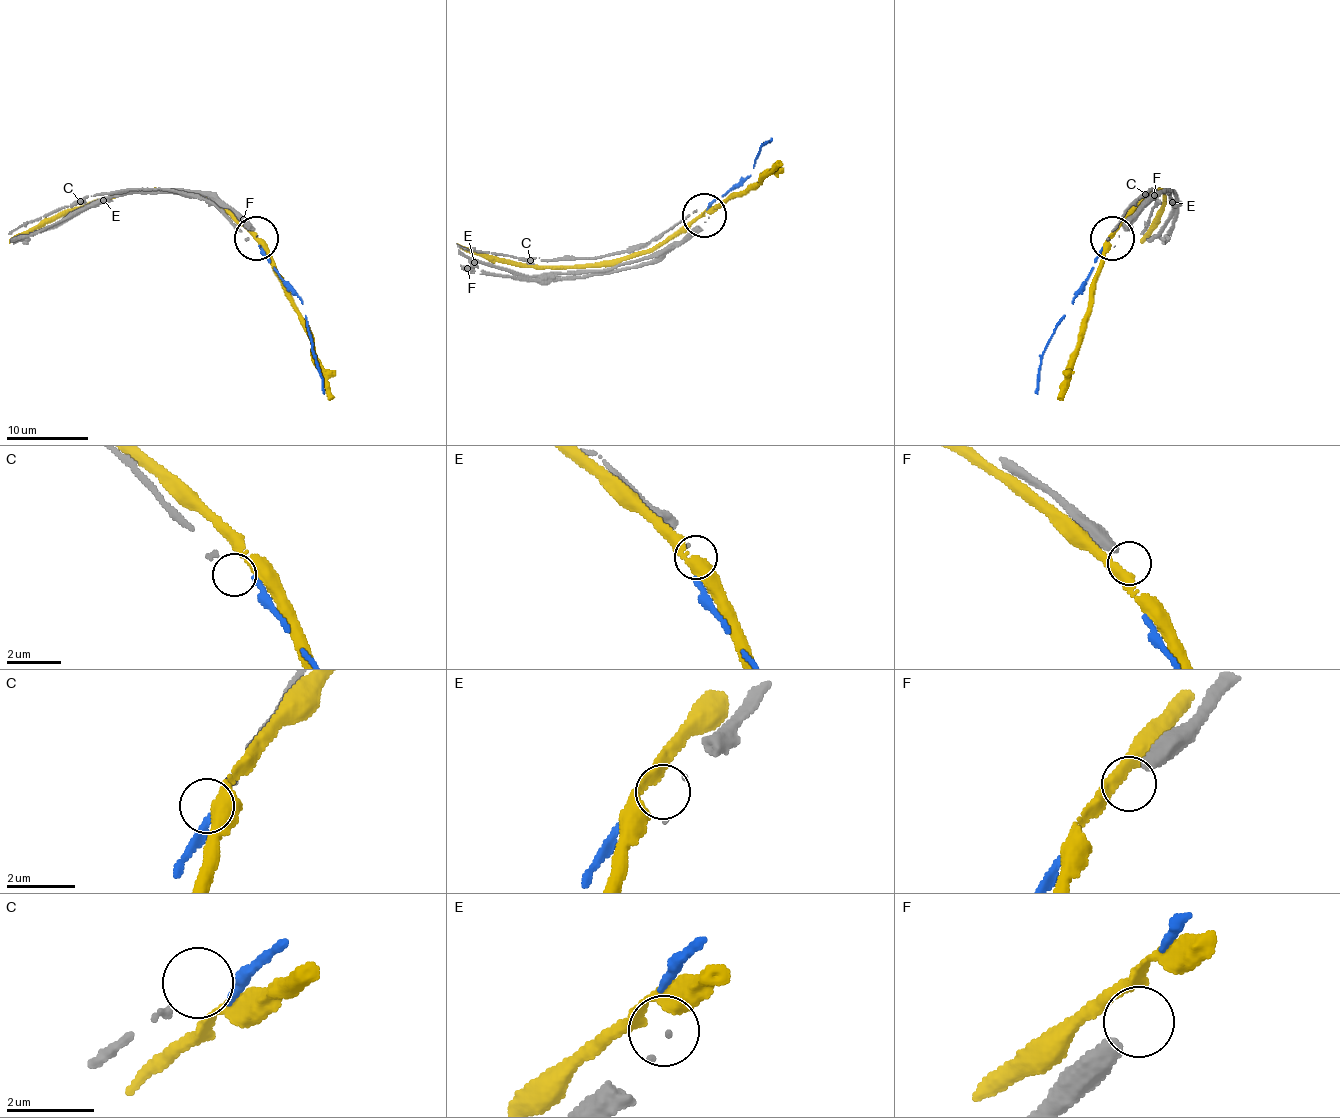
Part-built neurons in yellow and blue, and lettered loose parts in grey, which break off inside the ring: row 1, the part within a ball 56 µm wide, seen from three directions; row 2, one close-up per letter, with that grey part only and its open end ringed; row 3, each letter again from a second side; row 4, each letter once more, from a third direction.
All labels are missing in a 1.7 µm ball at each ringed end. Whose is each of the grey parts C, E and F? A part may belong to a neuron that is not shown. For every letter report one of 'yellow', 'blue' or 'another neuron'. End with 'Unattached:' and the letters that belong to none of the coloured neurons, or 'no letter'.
C: another neuron
E: another neuron
F: another neuron
Unattached: C, E, F

